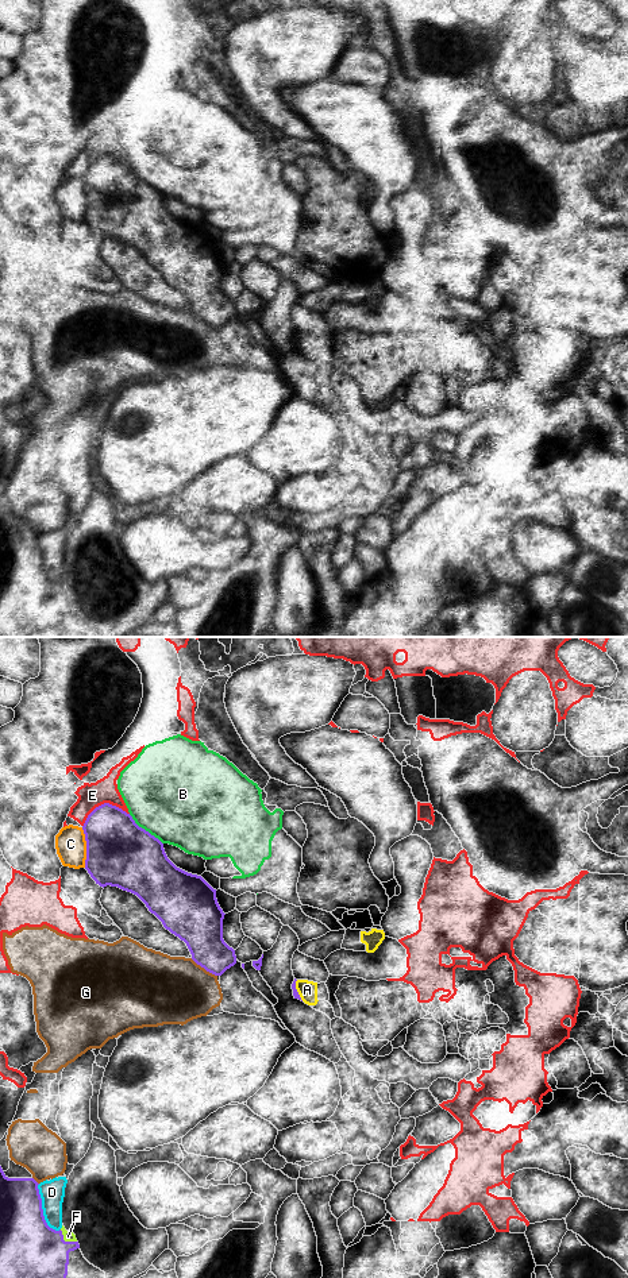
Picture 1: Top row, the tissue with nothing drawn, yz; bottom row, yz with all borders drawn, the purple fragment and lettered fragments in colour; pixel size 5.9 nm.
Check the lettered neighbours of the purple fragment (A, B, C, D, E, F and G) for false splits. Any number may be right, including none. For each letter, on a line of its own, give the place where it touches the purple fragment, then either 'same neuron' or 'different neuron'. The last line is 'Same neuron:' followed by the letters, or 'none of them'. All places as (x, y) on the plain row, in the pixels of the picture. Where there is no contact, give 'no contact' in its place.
A: meets purple in yz at (296, 343); different neuron
B: meets purple in yz at (143, 181); different neuron
C: meets purple in yz at (87, 200); different neuron
D: meets purple in yz at (42, 562); different neuron
E: meets purple in yz at (104, 155); different neuron
F: meets purple in yz at (64, 593); different neuron
G: meets purple in yz at (204, 320); different neuron
Same neuron: none of them

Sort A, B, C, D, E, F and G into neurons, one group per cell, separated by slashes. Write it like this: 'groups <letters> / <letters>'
groups A / B / C / D / E / F / G

